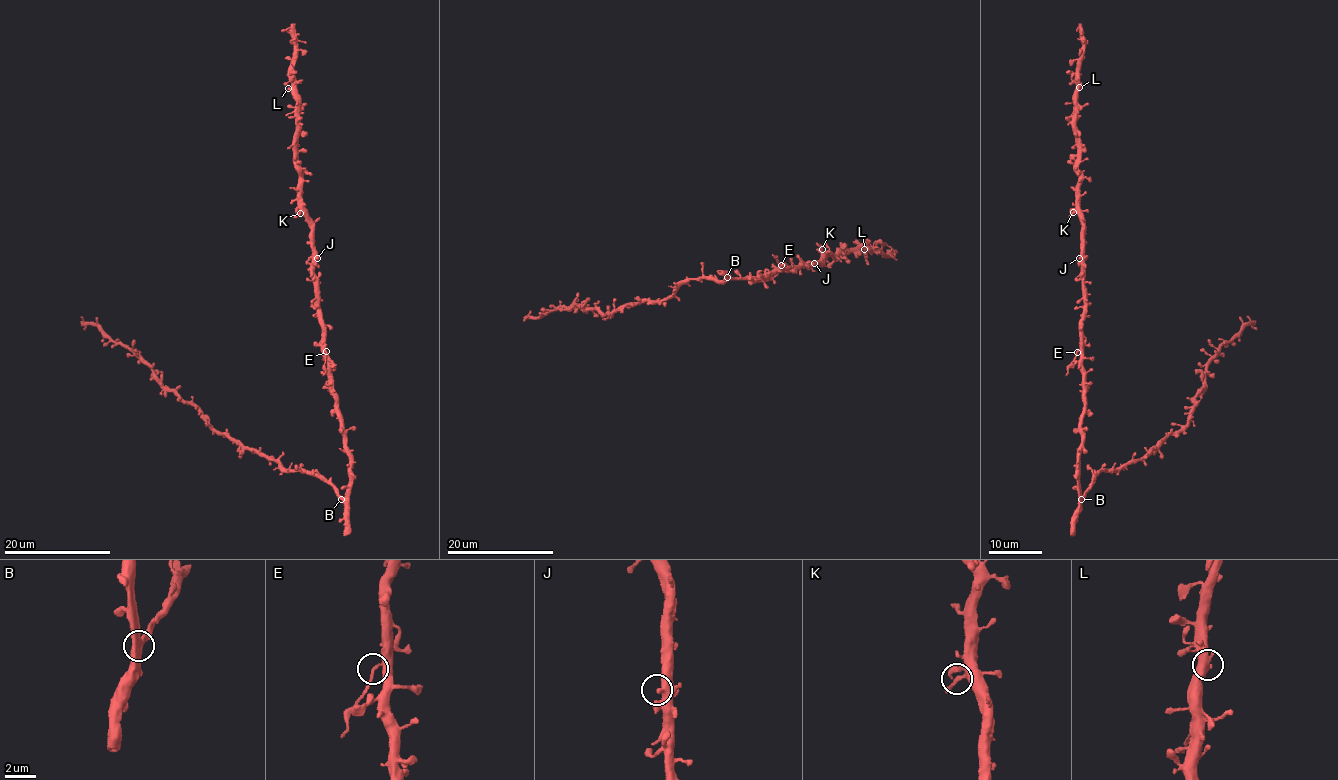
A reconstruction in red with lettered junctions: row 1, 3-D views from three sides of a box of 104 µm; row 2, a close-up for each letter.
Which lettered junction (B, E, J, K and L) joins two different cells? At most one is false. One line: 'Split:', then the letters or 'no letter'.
Split: E

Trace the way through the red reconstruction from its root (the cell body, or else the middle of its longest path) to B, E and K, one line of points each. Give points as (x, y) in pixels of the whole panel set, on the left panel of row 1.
B: (349, 447), (350, 490), (341, 499)
E: (349, 447), (337, 407), (337, 394), (333, 389), (329, 357), (325, 352)
K: (349, 447), (326, 352), (324, 324), (314, 272), (314, 224), (300, 213)

